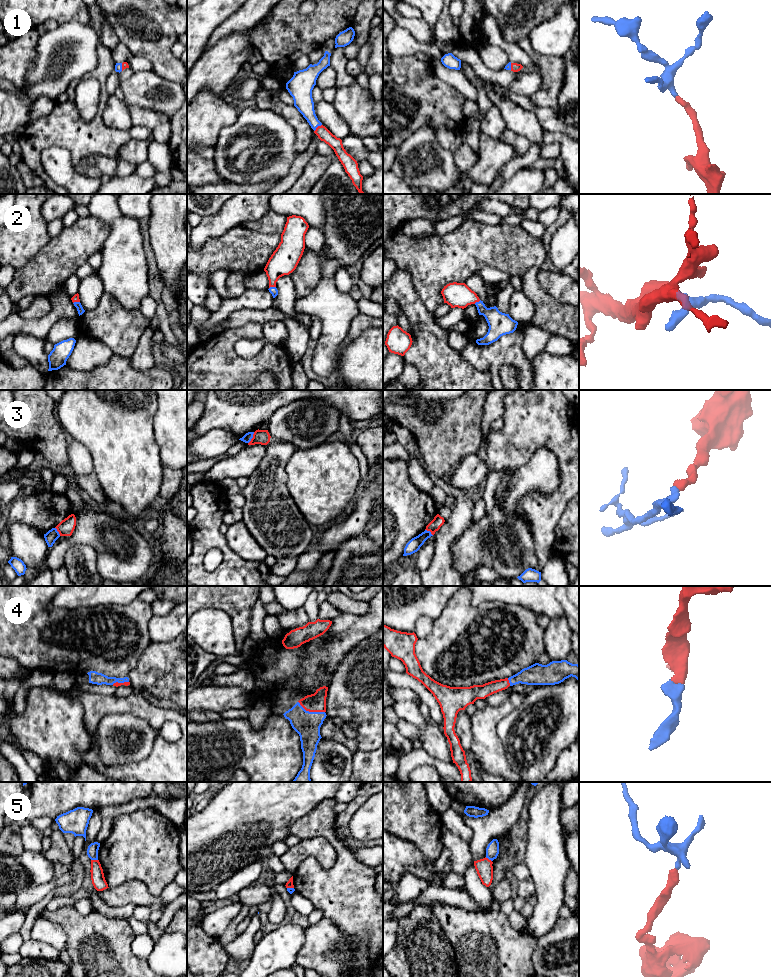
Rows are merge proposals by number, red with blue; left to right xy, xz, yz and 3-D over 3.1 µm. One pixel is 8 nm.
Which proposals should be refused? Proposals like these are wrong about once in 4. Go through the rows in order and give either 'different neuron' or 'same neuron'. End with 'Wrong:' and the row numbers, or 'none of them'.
1: same neuron
2: same neuron
3: different neuron
4: same neuron
5: same neuron
Wrong: 3

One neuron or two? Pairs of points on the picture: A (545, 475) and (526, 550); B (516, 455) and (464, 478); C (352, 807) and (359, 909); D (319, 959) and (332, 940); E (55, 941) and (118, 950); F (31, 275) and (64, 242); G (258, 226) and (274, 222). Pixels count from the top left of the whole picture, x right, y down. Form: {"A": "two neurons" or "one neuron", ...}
{"A": "one neuron", "B": "two neurons", "C": "two neurons", "D": "one neuron", "E": "two neurons", "F": "one neuron", "G": "one neuron"}

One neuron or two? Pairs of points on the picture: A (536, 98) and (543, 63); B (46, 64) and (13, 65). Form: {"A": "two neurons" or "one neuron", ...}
{"A": "one neuron", "B": "two neurons"}

